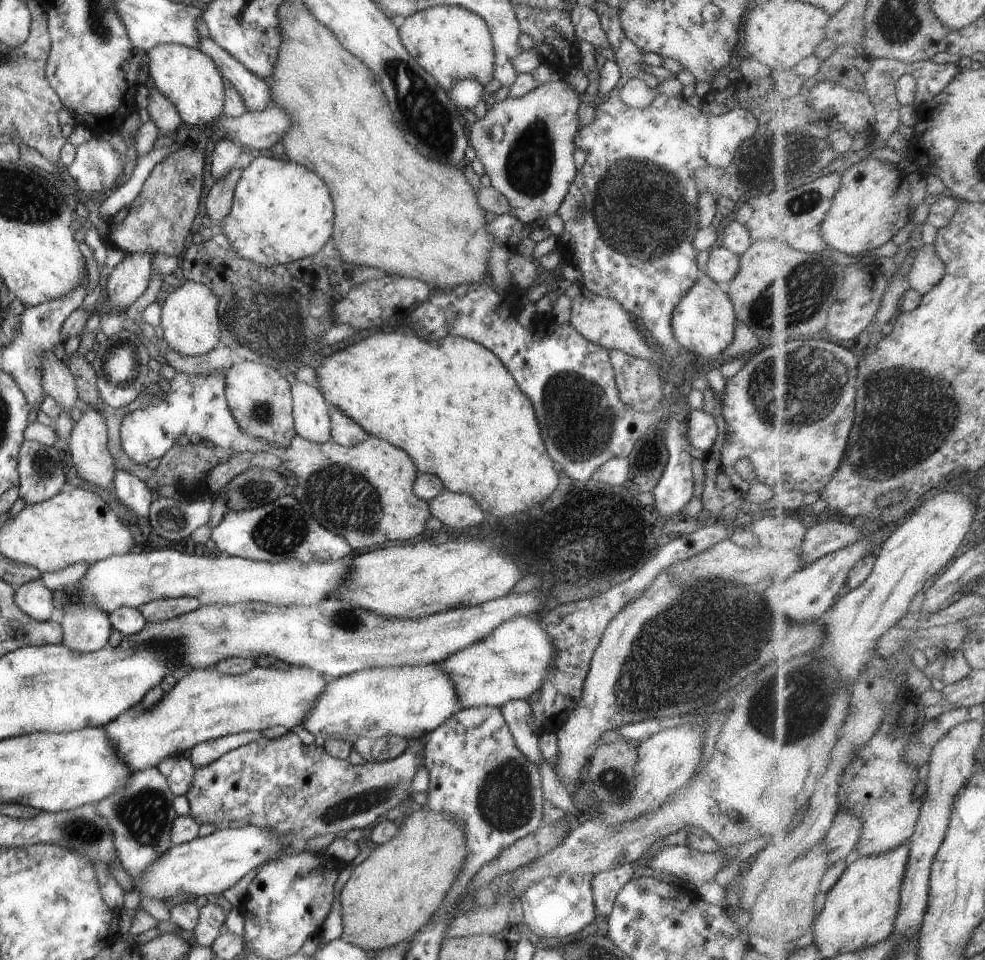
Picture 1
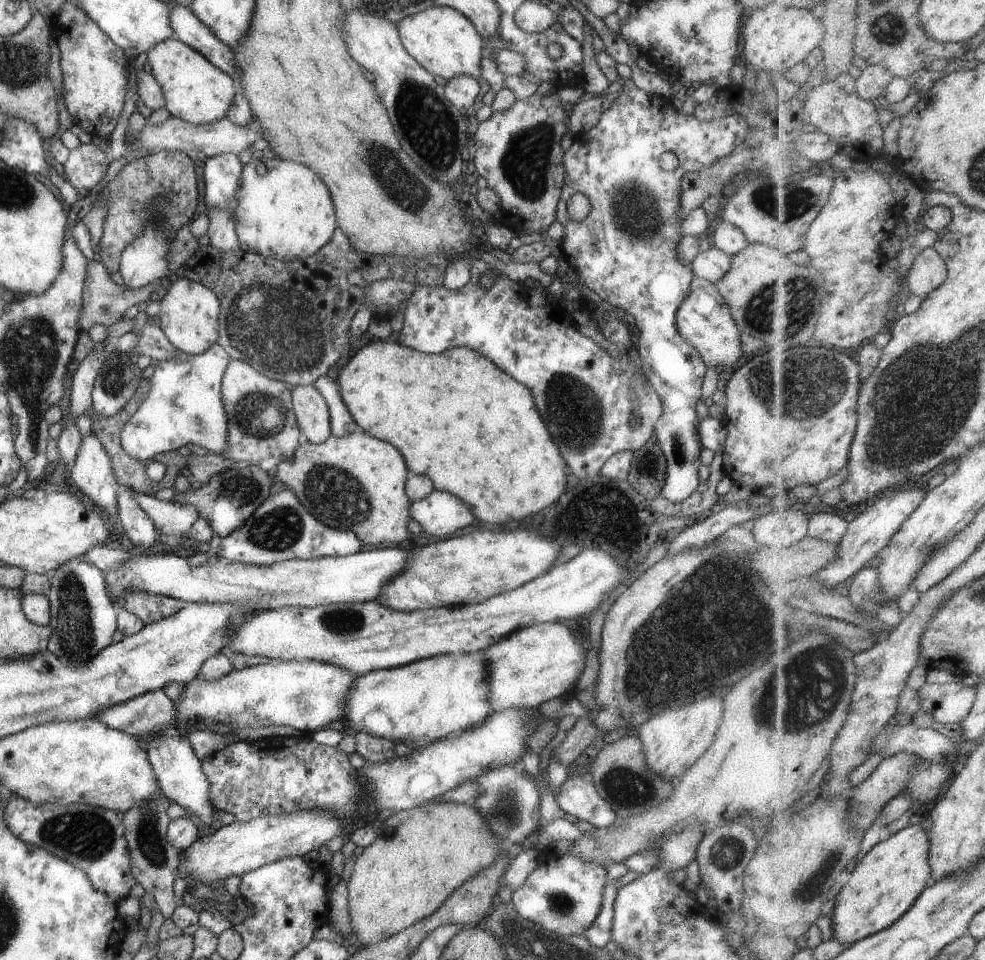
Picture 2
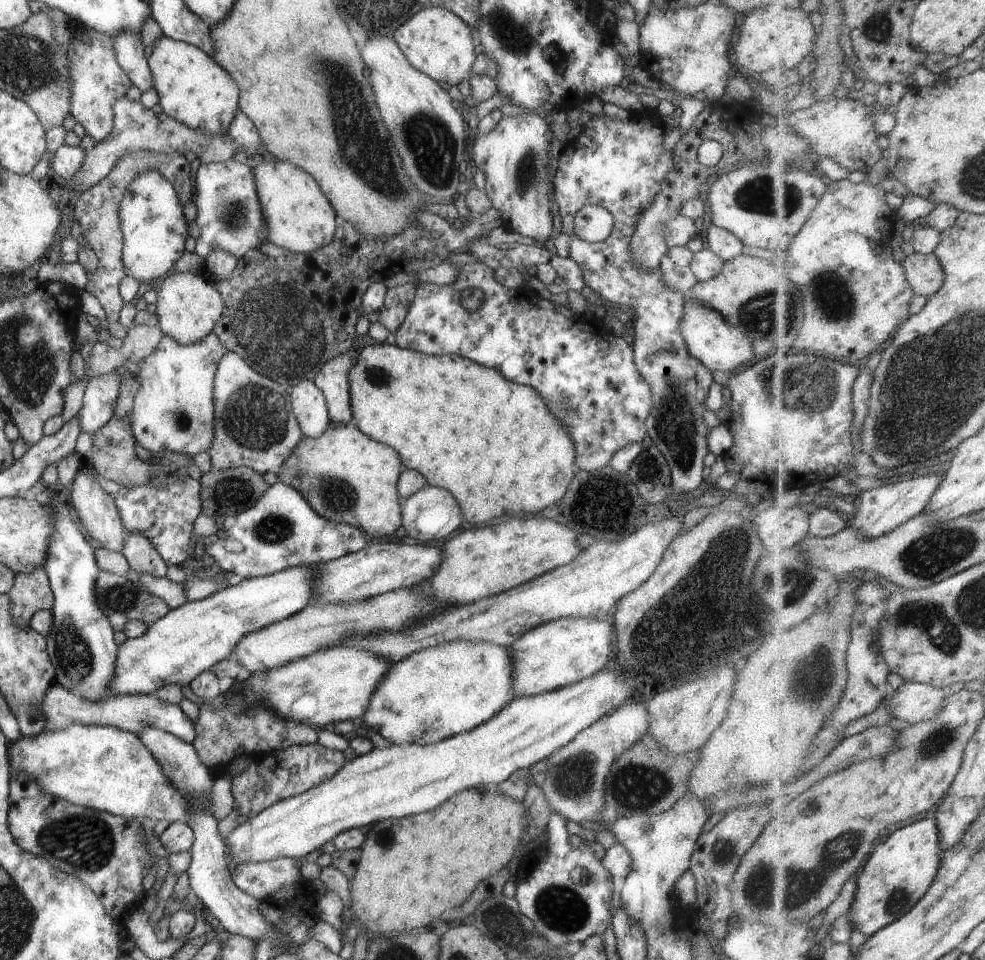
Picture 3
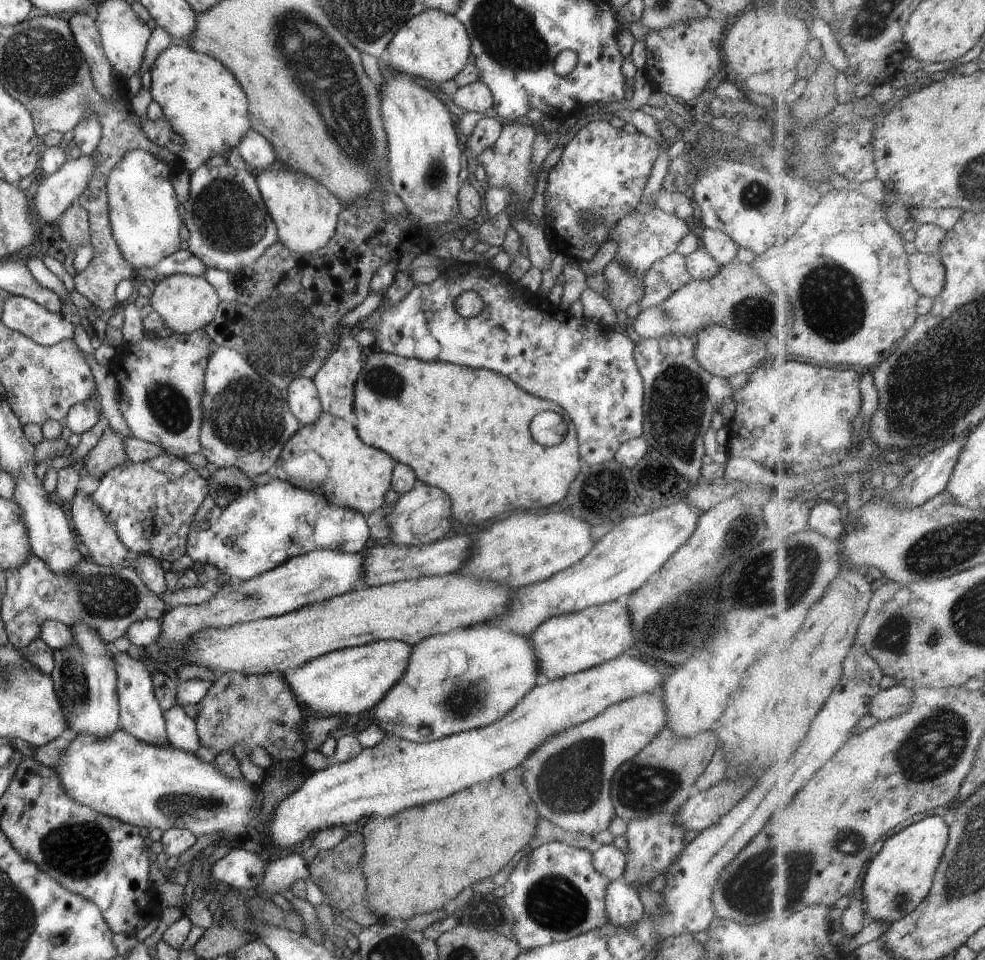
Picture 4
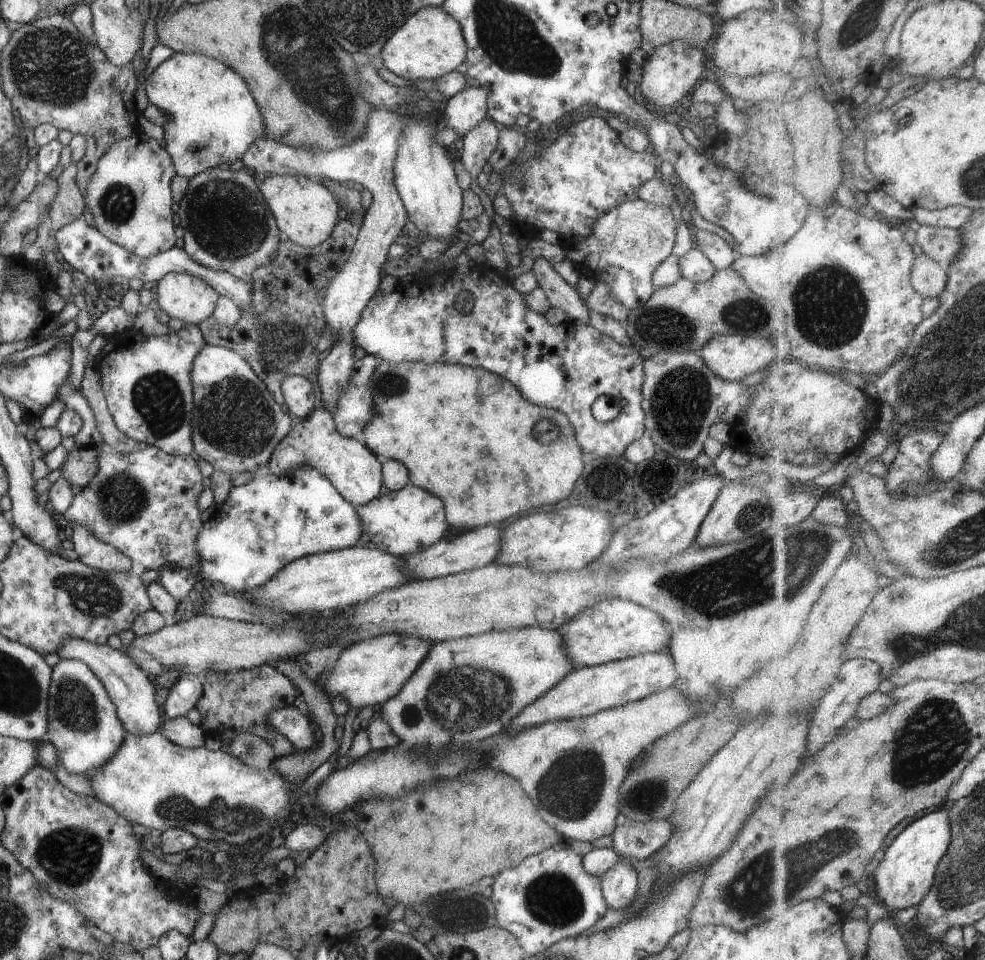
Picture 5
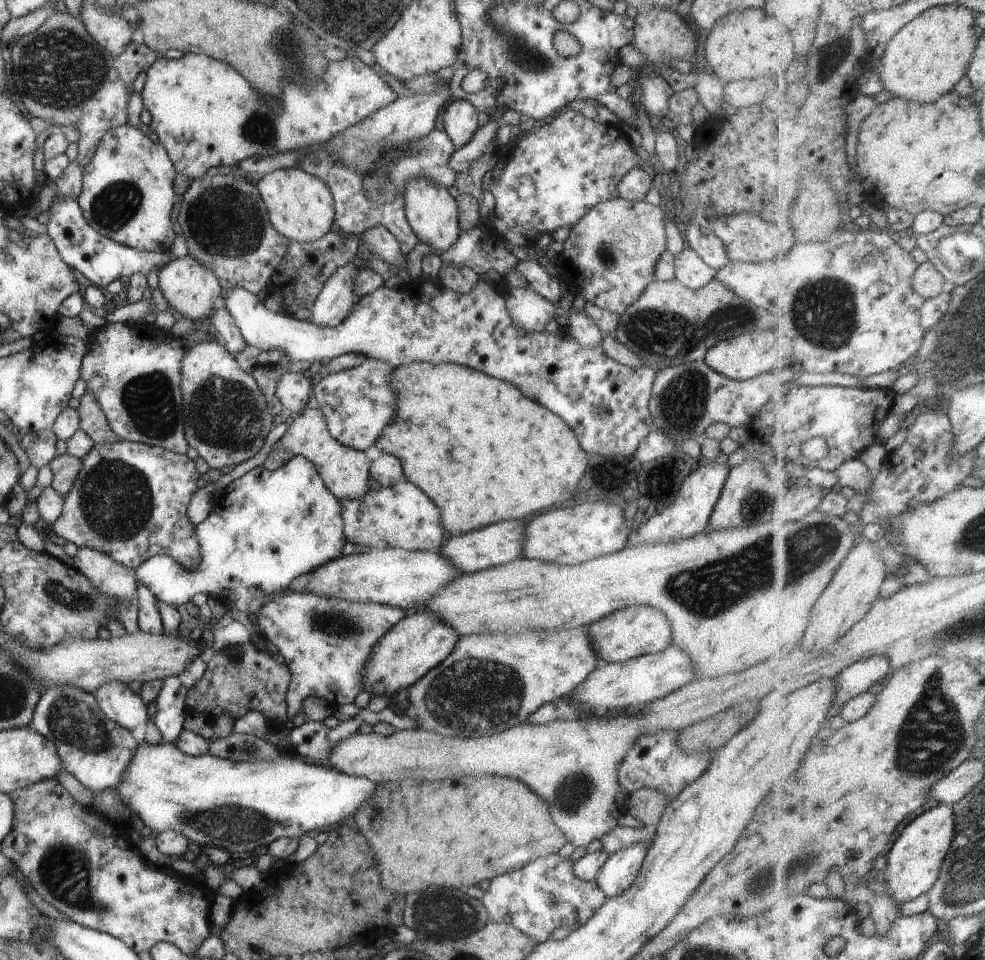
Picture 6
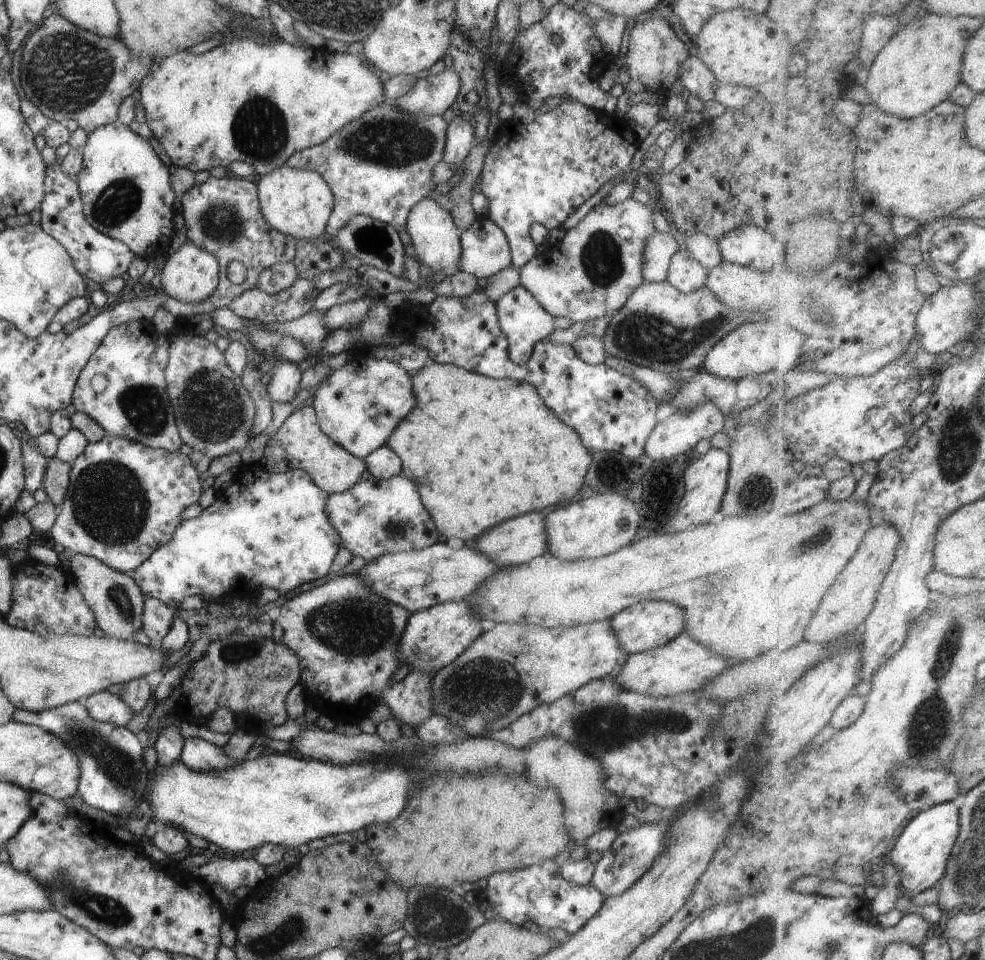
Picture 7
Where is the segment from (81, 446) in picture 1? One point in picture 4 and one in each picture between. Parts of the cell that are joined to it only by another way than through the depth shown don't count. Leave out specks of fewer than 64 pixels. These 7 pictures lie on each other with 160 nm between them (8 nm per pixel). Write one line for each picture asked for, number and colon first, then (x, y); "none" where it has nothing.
2: (91, 471)
3: (95, 508)
4: (99, 540)

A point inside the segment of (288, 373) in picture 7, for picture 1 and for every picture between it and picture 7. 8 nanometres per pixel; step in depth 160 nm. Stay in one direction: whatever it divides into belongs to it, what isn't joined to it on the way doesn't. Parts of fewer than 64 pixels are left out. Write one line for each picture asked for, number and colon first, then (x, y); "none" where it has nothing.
1: (310, 413)
2: (309, 407)
3: (308, 404)
4: (302, 398)
5: (297, 391)
6: (292, 390)

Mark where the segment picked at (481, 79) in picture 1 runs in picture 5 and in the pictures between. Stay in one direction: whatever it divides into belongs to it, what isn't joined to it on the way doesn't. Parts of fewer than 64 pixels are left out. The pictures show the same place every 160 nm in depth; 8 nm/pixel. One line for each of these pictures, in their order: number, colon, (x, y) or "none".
2: (444, 42)
3: (436, 42)
4: (434, 45)
5: (429, 44)

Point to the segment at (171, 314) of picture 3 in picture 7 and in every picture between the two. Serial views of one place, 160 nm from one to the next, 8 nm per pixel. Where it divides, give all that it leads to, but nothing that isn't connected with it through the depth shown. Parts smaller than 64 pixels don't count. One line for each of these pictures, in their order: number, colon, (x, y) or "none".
4: (185, 303)
5: (179, 295)
6: (188, 287)
7: (190, 274)

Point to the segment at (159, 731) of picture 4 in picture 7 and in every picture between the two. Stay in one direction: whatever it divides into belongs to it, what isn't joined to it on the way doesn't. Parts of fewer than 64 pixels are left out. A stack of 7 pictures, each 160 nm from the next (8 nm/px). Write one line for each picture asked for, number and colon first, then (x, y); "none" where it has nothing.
5: (126, 685)
6: (124, 707)
7: (104, 707)

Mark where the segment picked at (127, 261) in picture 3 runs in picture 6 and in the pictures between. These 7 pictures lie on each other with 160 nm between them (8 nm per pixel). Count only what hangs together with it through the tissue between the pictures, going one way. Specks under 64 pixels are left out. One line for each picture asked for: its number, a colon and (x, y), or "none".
4: (144, 217)
5: (128, 195)
6: (126, 195)

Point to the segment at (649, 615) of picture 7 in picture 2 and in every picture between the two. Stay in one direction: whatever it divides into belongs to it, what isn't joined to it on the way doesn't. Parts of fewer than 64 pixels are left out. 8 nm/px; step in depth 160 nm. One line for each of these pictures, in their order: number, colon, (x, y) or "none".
2: (530, 665)
3: (564, 651)
4: (568, 643)
5: (611, 629)
6: (628, 632)

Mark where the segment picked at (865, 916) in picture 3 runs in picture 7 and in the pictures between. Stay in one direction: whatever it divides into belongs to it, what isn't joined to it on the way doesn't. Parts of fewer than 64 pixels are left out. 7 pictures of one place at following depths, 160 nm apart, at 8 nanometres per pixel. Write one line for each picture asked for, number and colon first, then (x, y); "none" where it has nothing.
4: (900, 877)
5: (904, 877)
6: (913, 867)
7: (922, 853)

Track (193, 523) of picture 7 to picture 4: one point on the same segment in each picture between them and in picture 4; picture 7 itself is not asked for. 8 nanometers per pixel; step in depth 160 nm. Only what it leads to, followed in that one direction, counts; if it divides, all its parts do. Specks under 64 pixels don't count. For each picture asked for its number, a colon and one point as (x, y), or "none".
4: (263, 526)
5: (262, 525)
6: (267, 527)

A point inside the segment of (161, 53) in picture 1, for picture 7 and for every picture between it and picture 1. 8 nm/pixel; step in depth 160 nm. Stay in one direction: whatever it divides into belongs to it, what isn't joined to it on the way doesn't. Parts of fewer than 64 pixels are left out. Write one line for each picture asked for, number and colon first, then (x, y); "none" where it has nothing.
2: (195, 91)
3: (192, 89)
4: (201, 99)
5: (210, 116)
6: (204, 113)
7: (242, 100)

